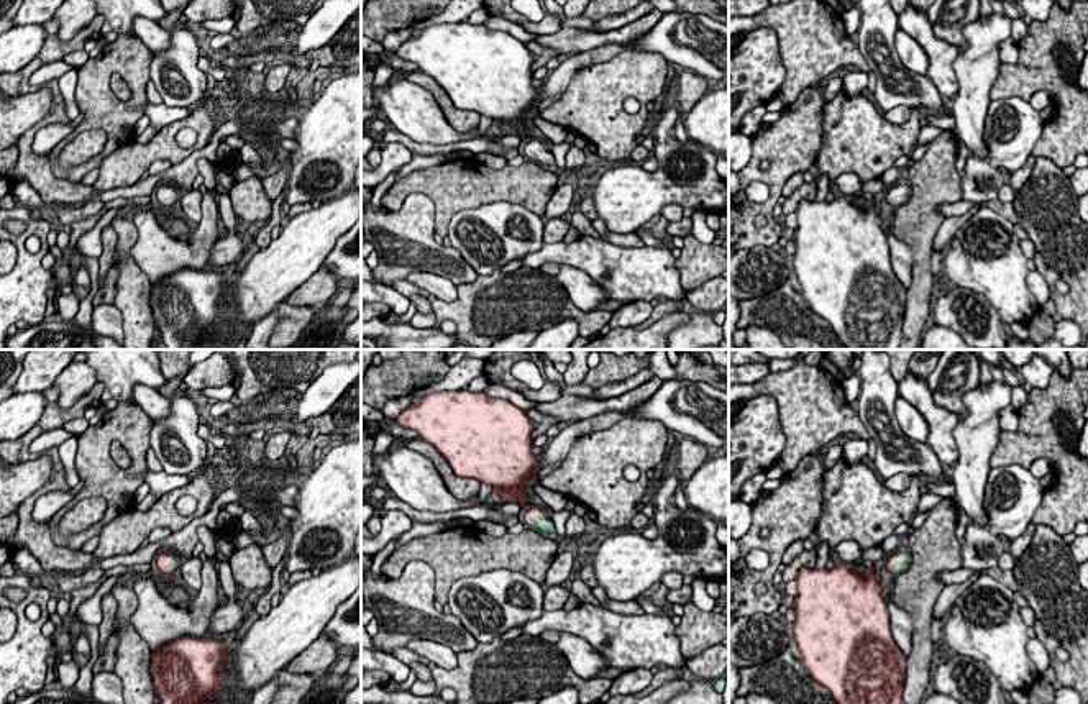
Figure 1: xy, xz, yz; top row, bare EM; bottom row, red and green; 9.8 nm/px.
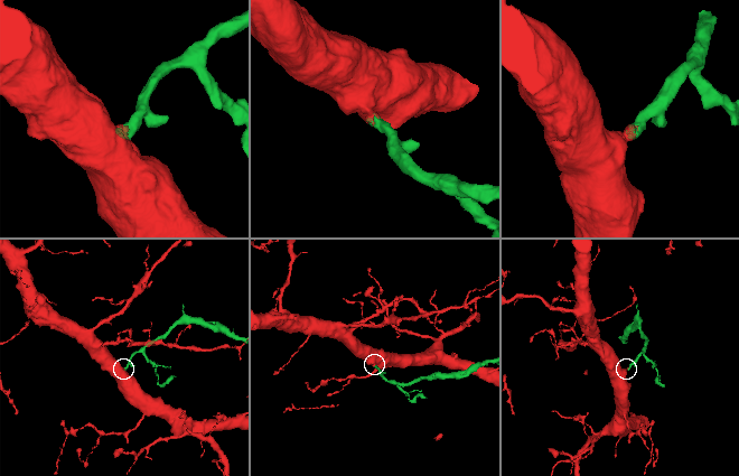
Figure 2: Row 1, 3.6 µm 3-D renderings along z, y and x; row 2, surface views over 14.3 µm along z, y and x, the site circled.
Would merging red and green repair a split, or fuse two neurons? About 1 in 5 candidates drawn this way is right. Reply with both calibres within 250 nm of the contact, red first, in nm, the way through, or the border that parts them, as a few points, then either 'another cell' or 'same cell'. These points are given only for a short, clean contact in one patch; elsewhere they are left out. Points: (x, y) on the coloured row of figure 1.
130 nm thick on the red side, 170 nm on the other; runs through xz (519, 496), (532, 517), (542, 524); same cell

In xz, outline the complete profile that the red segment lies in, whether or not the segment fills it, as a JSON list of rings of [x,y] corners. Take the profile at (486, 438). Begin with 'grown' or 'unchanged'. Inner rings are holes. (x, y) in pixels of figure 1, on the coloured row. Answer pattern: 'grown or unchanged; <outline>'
grown; [[[441,391],[402,410],[395,422],[402,428],[415,430],[420,440],[433,445],[456,476],[489,484],[496,499],[527,505],[523,522],[530,528],[540,533],[555,532],[553,522],[538,507],[527,504],[528,479],[535,474],[540,456],[532,453],[533,422],[523,409],[484,392]]]

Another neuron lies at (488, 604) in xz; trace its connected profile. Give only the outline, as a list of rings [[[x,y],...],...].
[[[501,568],[458,579],[446,604],[478,643],[489,643],[514,627],[540,619],[543,596],[540,583]]]

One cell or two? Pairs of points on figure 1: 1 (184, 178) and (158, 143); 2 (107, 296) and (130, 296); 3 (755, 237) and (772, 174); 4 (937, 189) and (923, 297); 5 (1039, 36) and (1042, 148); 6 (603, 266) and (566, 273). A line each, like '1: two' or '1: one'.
1: two
2: two
3: one
4: one
5: one
6: two

